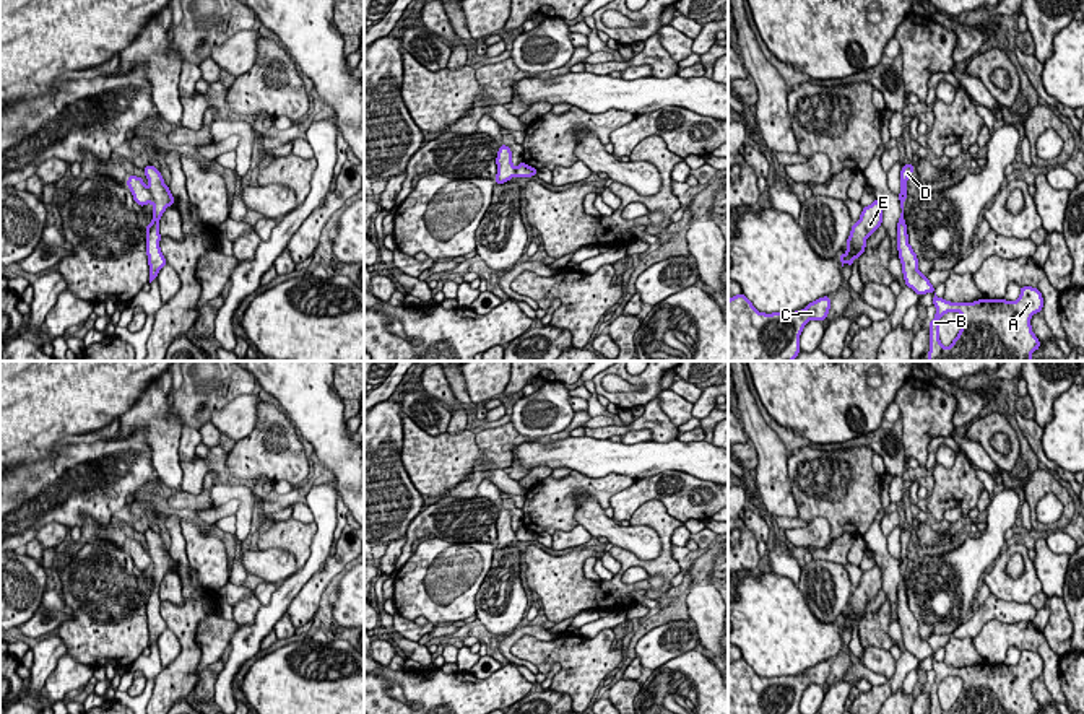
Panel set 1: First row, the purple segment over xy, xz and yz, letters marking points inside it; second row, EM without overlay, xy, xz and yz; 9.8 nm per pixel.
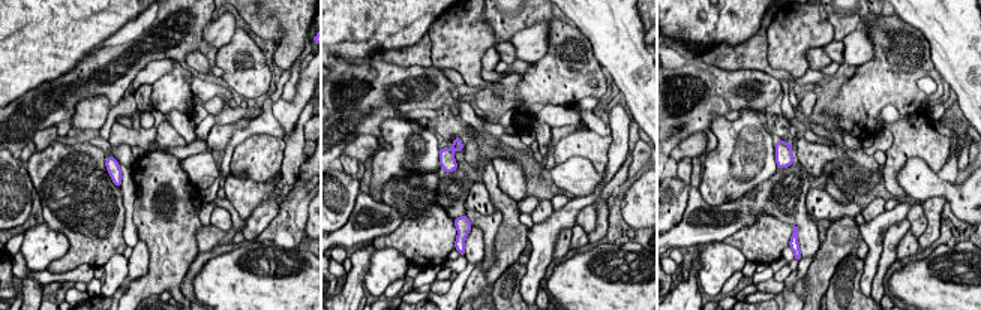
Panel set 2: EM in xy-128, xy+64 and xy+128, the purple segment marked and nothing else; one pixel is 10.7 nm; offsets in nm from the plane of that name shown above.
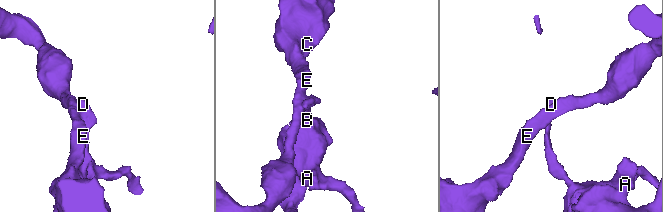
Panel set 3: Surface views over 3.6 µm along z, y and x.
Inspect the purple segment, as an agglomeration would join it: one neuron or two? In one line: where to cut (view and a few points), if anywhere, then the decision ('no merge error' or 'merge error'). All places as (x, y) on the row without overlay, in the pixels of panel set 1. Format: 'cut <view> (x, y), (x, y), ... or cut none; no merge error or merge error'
cut xy (147, 552), (151, 566); merge error

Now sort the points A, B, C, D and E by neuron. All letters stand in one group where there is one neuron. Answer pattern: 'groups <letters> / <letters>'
groups A B D / C E

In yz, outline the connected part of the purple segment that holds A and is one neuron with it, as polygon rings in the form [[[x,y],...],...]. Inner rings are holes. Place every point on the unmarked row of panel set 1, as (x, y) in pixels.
[[[904,566],[897,586],[897,615],[904,646],[917,659],[933,657],[934,683],[930,690],[930,714],[1038,714],[1042,709],[1032,696],[1030,683],[1043,673],[1043,660],[1034,651],[1021,651],[1016,665],[978,664],[973,667],[951,667],[938,662],[928,641],[918,634],[918,621],[908,608],[904,584]],[[947,677],[962,680],[962,691],[949,711],[939,704],[939,683]]]

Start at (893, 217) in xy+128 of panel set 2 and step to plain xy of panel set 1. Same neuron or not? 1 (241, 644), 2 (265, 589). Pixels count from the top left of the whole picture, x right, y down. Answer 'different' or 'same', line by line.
1: same
2: different

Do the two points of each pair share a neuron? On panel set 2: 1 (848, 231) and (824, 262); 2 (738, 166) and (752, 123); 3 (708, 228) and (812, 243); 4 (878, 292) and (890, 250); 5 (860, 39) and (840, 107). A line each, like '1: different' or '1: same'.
1: same
2: same
3: same
4: same
5: different

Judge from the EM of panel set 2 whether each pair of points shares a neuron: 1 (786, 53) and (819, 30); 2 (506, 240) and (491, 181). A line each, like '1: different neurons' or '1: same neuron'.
1: same neuron
2: same neuron

